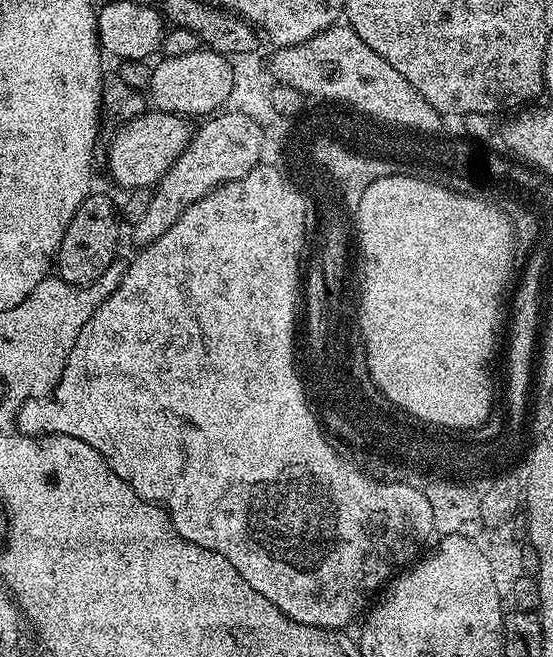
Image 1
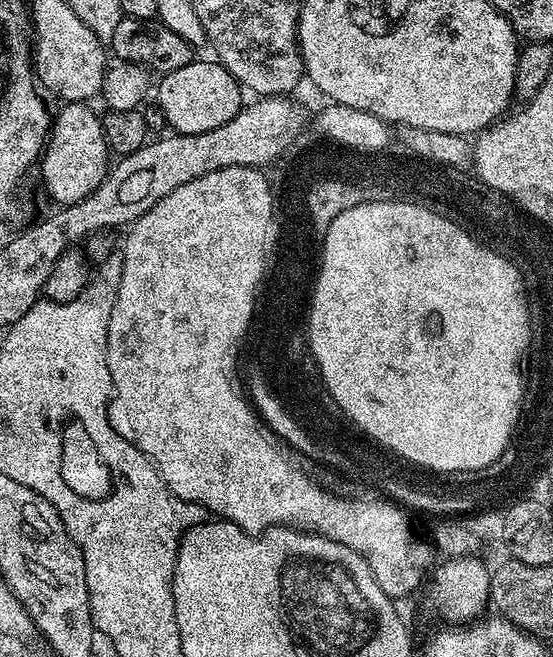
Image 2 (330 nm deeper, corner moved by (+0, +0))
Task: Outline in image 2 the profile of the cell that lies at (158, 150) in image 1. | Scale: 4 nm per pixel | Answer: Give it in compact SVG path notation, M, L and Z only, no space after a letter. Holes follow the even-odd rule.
M88 102L65 103L64 109L57 116L55 113L54 119L51 121L48 143L44 145L44 151L38 161L38 173L40 172L40 180L44 183L49 198L57 200L57 205L67 206L86 199L103 182L104 177L110 171L110 160L108 164L110 149L104 137L104 126L101 117L92 113L92 106Z

